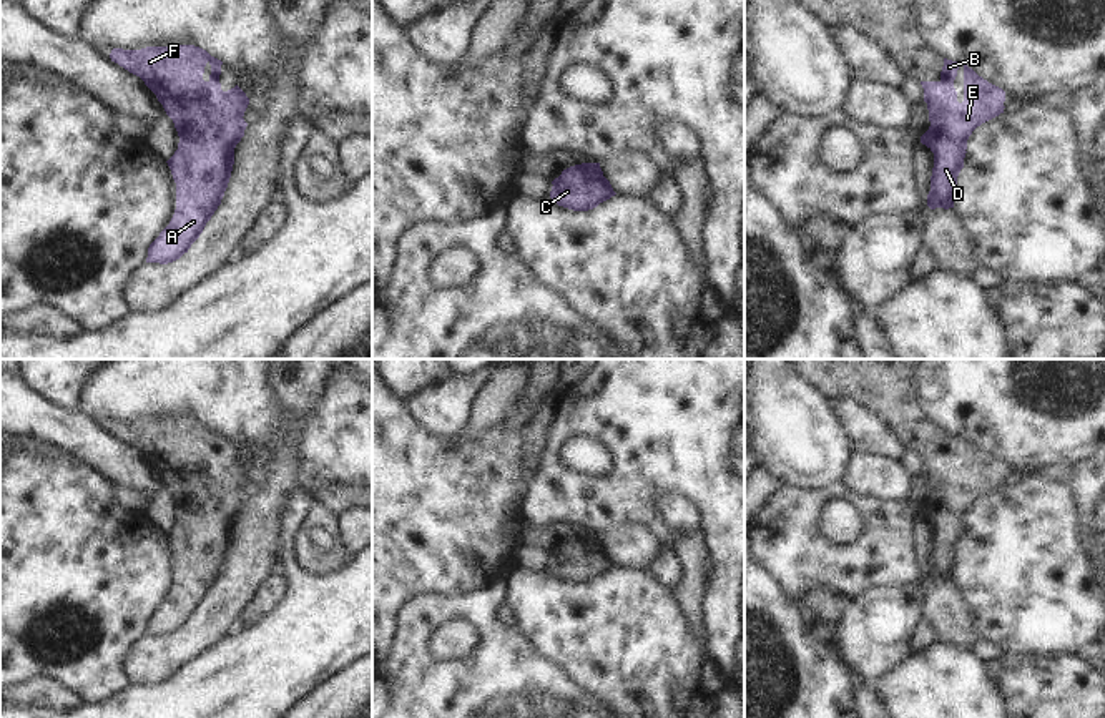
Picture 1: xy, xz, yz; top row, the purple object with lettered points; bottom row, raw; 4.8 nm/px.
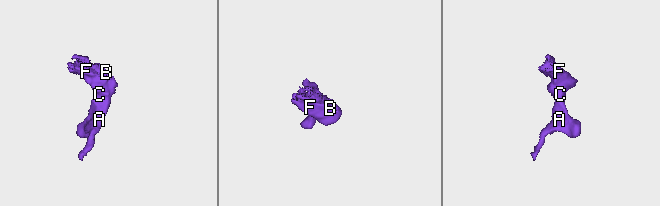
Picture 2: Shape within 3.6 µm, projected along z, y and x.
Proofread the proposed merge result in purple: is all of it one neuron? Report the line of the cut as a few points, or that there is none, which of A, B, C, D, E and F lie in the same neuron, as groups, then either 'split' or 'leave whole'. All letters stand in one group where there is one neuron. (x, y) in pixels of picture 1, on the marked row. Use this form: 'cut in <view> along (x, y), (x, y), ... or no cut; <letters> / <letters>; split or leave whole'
no cut; A B C D E F; leave whole

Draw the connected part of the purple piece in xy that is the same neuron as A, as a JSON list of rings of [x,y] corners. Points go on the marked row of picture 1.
[[[194,45],[113,48],[110,58],[145,81],[179,136],[178,150],[166,161],[176,183],[176,209],[169,224],[150,244],[146,258],[146,263],[168,264],[188,253],[221,204],[234,165],[234,148],[248,126],[243,116],[249,98],[238,85],[223,91],[223,61]]]

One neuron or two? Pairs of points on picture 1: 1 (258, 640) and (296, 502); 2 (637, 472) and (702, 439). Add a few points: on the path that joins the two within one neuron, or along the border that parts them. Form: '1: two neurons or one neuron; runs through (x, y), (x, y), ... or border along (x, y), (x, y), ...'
1: one neuron; runs through (293, 607), (296, 574), (288, 557), (288, 537)
2: one neuron; runs through (653, 456), (670, 439), (685, 439)

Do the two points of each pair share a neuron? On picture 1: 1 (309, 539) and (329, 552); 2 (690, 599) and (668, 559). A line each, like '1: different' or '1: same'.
1: same
2: different

